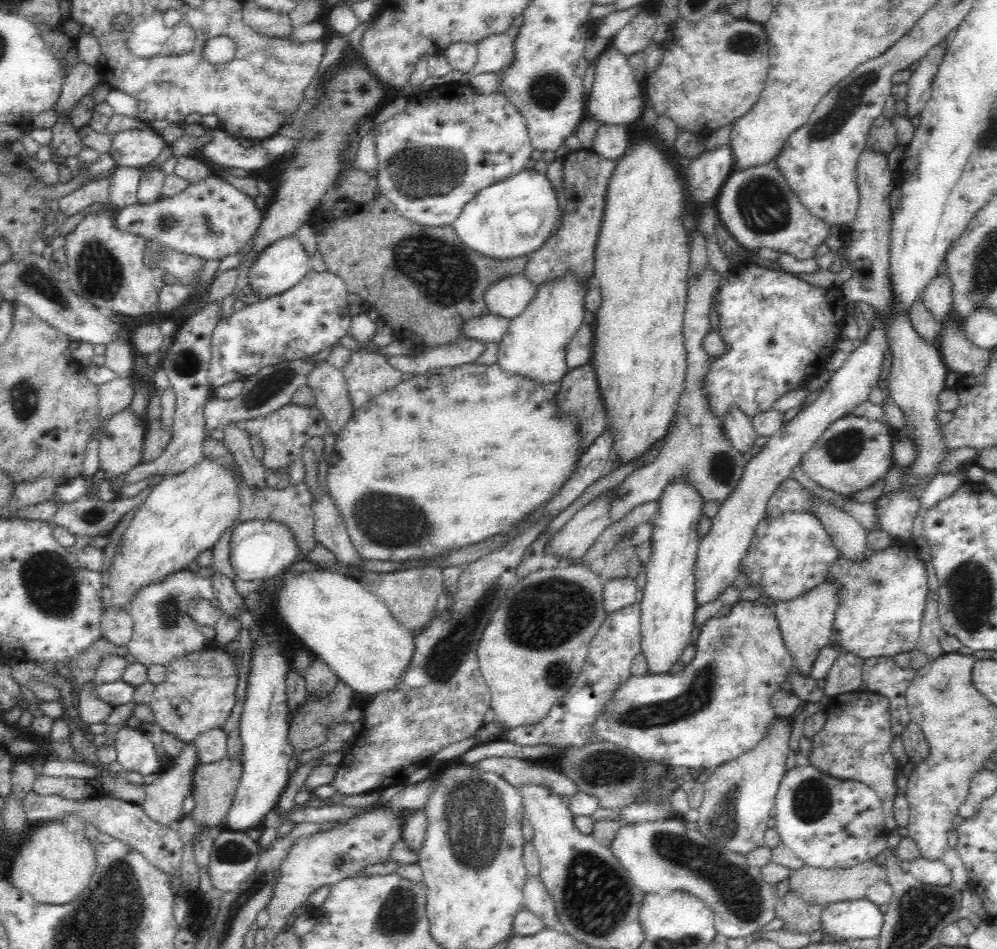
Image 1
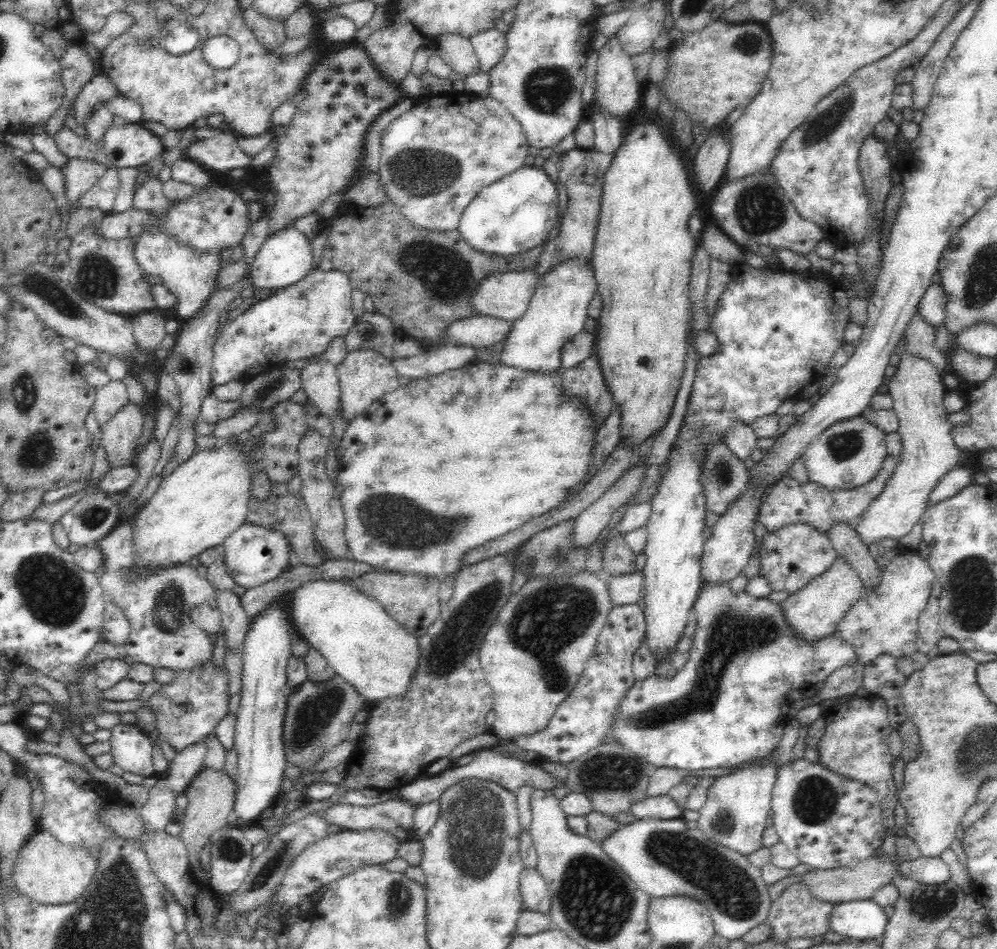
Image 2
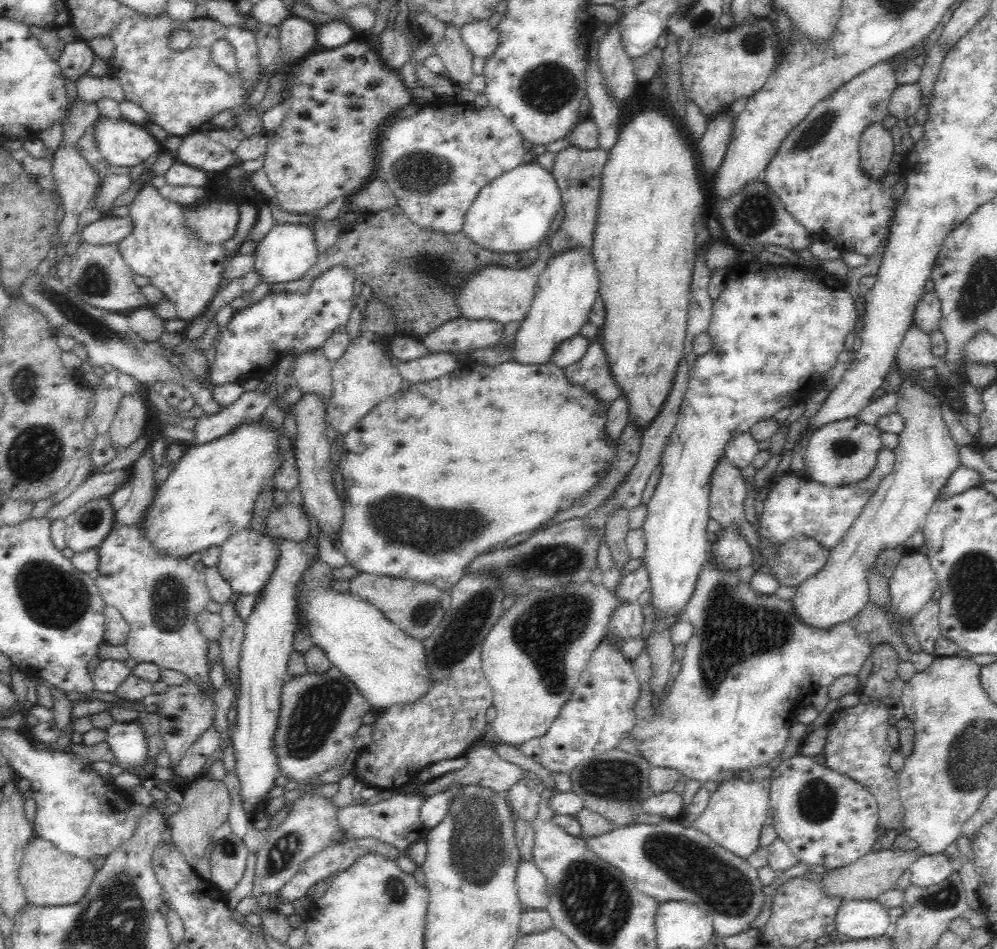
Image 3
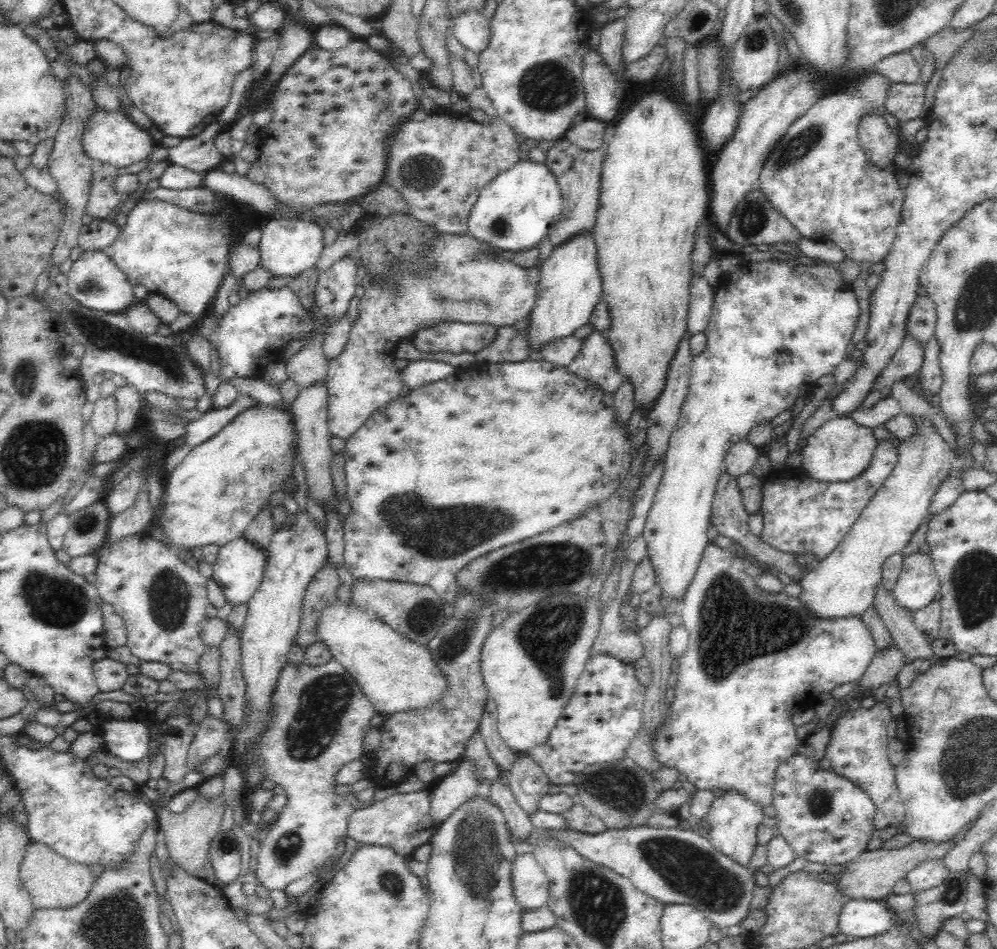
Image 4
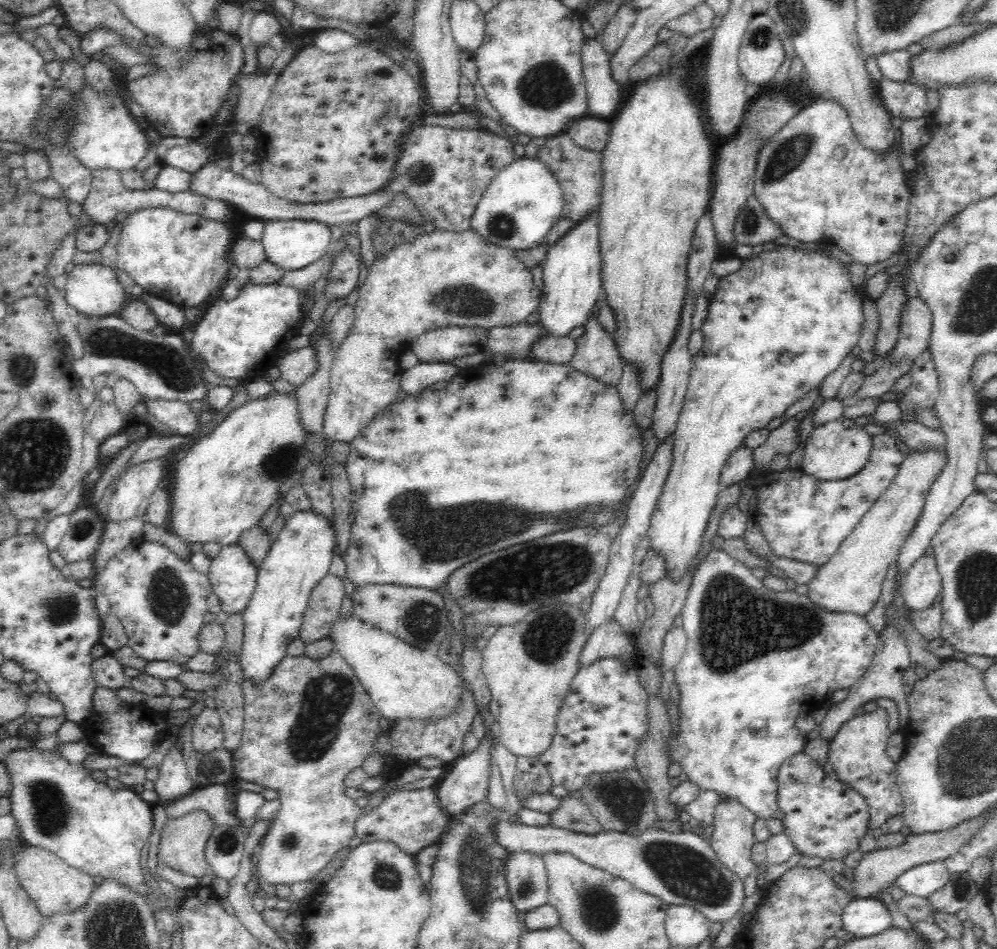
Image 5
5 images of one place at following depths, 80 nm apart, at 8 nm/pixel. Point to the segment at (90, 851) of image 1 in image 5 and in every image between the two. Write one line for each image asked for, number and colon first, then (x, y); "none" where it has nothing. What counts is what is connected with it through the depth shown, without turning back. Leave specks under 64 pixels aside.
2: (49, 872)
3: (50, 878)
4: (53, 883)
5: (55, 887)

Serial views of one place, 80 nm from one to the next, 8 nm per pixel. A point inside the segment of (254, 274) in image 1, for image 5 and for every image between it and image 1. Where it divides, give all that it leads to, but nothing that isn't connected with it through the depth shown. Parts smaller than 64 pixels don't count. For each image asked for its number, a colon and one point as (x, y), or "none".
2: (286, 257)
3: (288, 250)
4: (288, 247)
5: (292, 244)

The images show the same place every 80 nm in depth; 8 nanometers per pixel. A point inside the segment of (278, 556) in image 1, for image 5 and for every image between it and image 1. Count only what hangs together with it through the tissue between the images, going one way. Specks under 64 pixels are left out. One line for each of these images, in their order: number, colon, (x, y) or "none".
2: (253, 555)
3: (247, 558)
4: (239, 566)
5: (233, 578)

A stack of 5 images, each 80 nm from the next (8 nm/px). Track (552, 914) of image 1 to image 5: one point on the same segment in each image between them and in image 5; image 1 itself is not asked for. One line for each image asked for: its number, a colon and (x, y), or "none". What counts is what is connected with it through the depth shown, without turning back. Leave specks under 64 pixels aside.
2: (533, 889)
3: (531, 886)
4: (530, 886)
5: (526, 878)

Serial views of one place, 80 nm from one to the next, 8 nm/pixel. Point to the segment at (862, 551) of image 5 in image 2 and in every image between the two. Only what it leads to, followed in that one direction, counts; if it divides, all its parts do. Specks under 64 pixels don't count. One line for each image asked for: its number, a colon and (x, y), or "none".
2: (927, 449)
3: (926, 455)
4: (844, 584)

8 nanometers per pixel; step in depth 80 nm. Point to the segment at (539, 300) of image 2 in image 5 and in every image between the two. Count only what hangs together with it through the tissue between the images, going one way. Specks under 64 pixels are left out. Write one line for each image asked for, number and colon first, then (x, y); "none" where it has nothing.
3: (567, 290)
4: (570, 286)
5: (572, 275)

